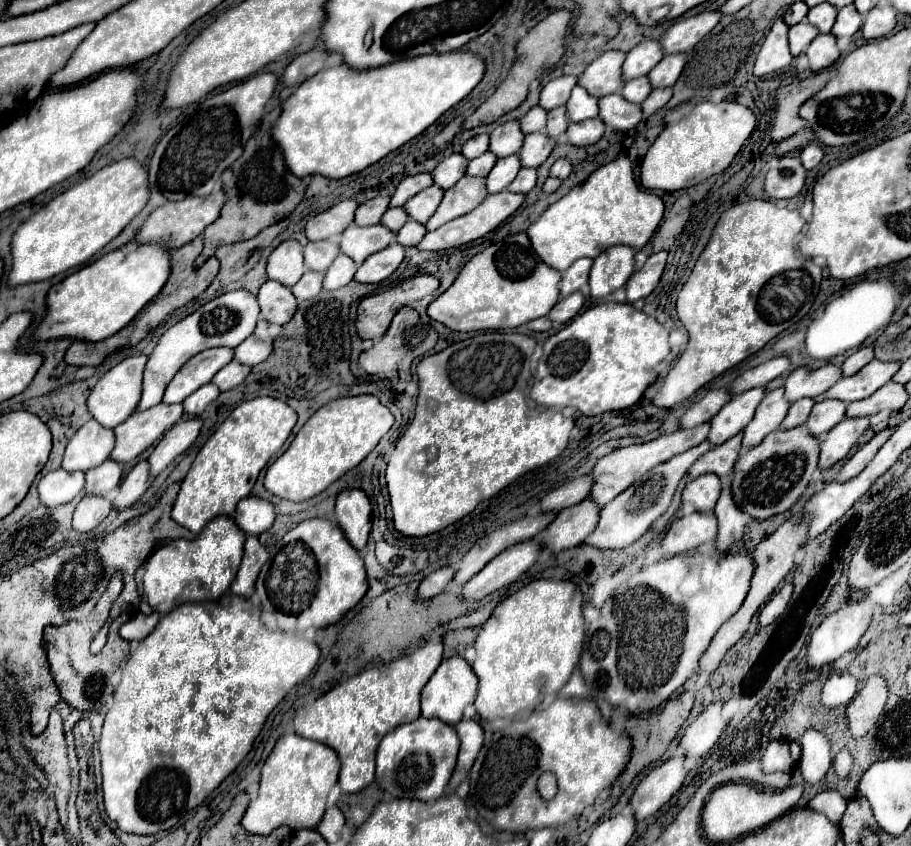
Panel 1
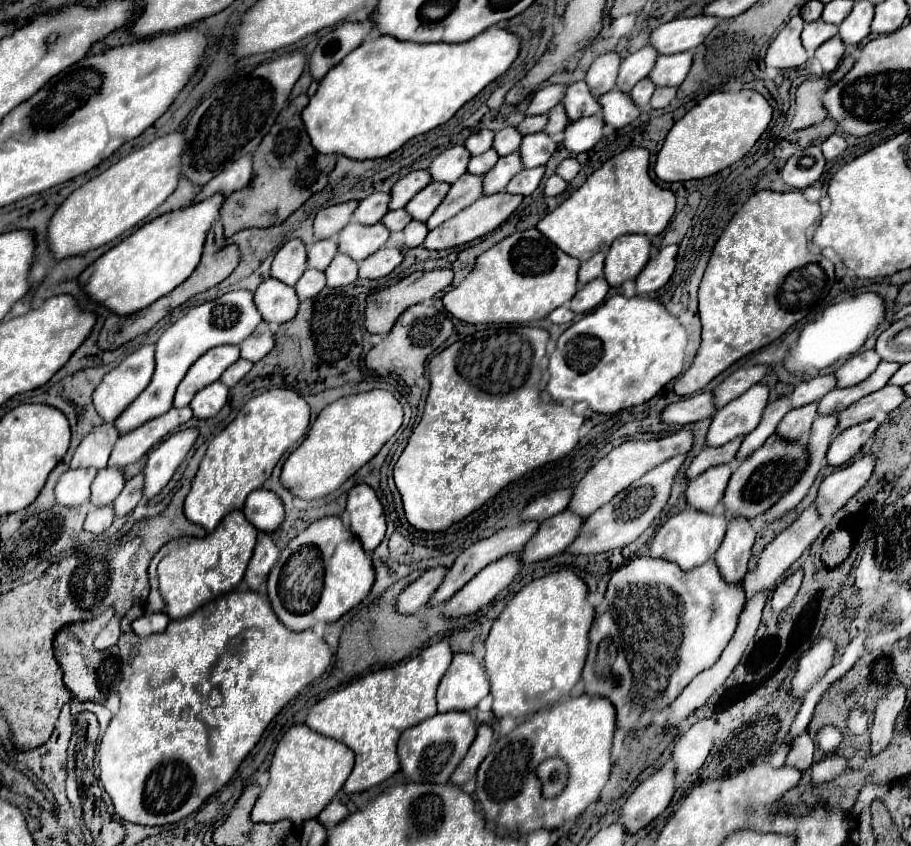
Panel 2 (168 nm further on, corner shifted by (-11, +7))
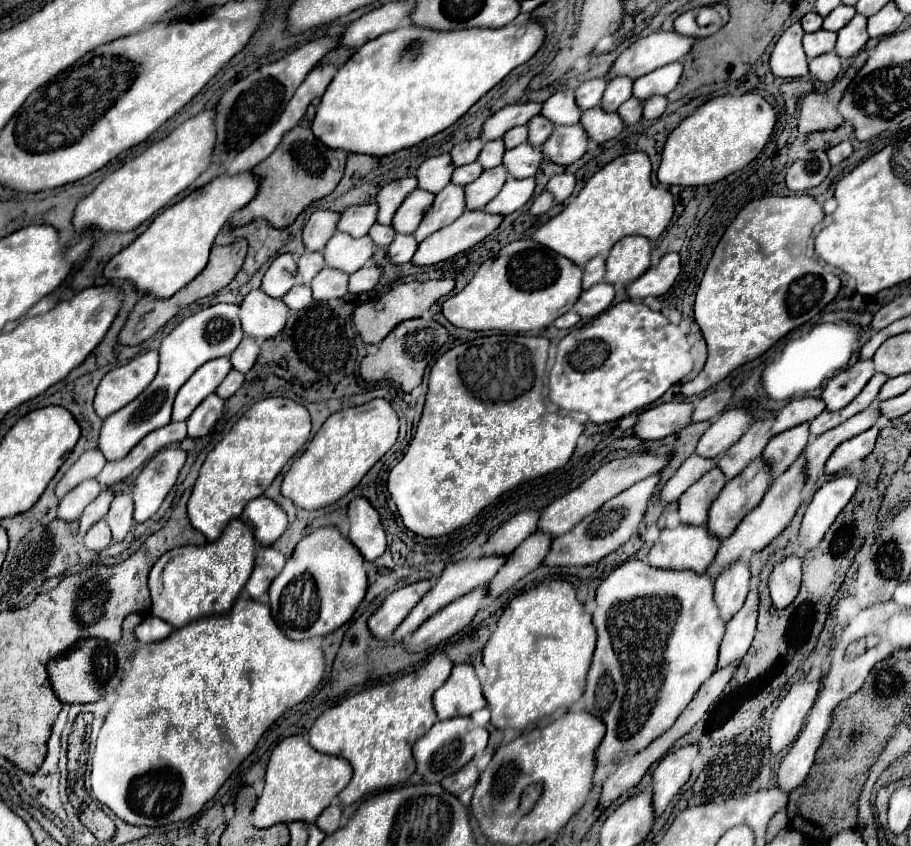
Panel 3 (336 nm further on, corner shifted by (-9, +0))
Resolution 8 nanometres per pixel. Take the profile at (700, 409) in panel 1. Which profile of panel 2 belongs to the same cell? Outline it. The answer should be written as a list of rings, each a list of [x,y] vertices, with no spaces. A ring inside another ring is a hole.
[[[699,392],[689,398],[683,398],[679,402],[669,404],[661,412],[661,422],[663,424],[689,424],[689,422],[699,422],[703,418],[713,416],[715,406],[713,406],[713,396],[711,392]]]

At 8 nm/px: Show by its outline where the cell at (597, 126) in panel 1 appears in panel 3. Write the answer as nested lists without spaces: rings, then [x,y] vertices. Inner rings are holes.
[[[581,125],[555,127],[551,137],[545,141],[545,153],[553,163],[571,165],[585,155],[587,143],[589,137]]]

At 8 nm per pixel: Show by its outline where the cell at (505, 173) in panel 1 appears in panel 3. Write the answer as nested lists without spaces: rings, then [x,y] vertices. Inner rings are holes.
[[[497,165],[489,171],[483,171],[481,177],[469,185],[465,185],[467,209],[483,209],[505,185],[509,173],[505,173],[505,165]]]

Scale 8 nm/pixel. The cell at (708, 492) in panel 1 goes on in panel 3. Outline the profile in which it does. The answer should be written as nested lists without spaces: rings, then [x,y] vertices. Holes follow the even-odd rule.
[[[711,469],[705,473],[697,483],[691,485],[691,489],[679,499],[679,517],[687,525],[705,525],[709,507],[725,487],[727,477],[721,473],[721,469]]]

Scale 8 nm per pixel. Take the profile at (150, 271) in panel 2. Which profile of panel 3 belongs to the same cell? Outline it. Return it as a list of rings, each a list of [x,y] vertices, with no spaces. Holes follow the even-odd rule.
[[[243,173],[235,177],[217,177],[209,185],[193,191],[179,203],[165,209],[153,219],[145,233],[141,233],[129,247],[117,253],[103,269],[103,277],[115,281],[129,281],[141,295],[153,295],[161,299],[173,297],[183,289],[197,273],[201,273],[209,259],[209,249],[225,225],[225,221],[241,209],[257,193],[257,177]]]

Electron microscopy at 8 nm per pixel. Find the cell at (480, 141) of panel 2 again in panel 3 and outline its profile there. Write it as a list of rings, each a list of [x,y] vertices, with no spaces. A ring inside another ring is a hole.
[[[471,139],[471,141],[463,141],[463,143],[455,145],[453,151],[451,151],[453,163],[455,163],[457,167],[467,165],[467,163],[473,163],[473,161],[479,157],[483,145],[485,145],[485,141],[481,141],[481,139]]]

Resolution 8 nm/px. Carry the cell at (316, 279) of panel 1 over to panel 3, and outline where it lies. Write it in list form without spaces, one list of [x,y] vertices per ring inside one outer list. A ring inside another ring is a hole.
[[[295,285],[289,289],[289,293],[283,297],[285,305],[295,313],[295,311],[301,311],[305,309],[311,301],[313,301],[313,295],[311,295],[311,287],[309,285]]]

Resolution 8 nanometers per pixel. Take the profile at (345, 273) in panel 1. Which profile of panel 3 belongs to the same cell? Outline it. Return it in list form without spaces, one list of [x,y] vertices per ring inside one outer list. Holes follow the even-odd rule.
[[[325,267],[311,281],[313,297],[317,301],[343,297],[347,293],[347,281],[349,281],[347,273],[341,273],[339,269],[333,269],[333,267]]]

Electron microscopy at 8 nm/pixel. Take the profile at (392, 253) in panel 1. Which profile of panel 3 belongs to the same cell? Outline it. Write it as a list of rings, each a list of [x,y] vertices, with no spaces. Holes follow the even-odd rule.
[[[365,265],[361,271],[349,275],[349,291],[351,293],[365,293],[371,291],[381,279],[379,265]]]

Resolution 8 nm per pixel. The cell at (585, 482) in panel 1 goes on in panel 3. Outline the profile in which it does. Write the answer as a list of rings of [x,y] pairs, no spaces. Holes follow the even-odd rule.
[[[521,511],[503,523],[483,545],[483,555],[509,555],[525,537],[537,531],[541,511]]]

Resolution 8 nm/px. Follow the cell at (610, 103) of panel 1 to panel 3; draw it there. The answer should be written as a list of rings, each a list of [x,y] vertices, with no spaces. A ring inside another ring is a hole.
[[[601,107],[583,111],[579,123],[587,131],[589,139],[593,139],[597,143],[605,143],[605,141],[617,137],[625,129],[625,125],[617,113],[609,113]]]

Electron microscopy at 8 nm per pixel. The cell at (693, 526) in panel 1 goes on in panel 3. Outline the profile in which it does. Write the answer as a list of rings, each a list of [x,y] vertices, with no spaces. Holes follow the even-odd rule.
[[[679,525],[675,529],[663,529],[659,541],[649,551],[649,565],[657,569],[689,569],[695,573],[705,573],[717,555],[717,545],[721,545],[721,541],[709,533],[707,525]]]

